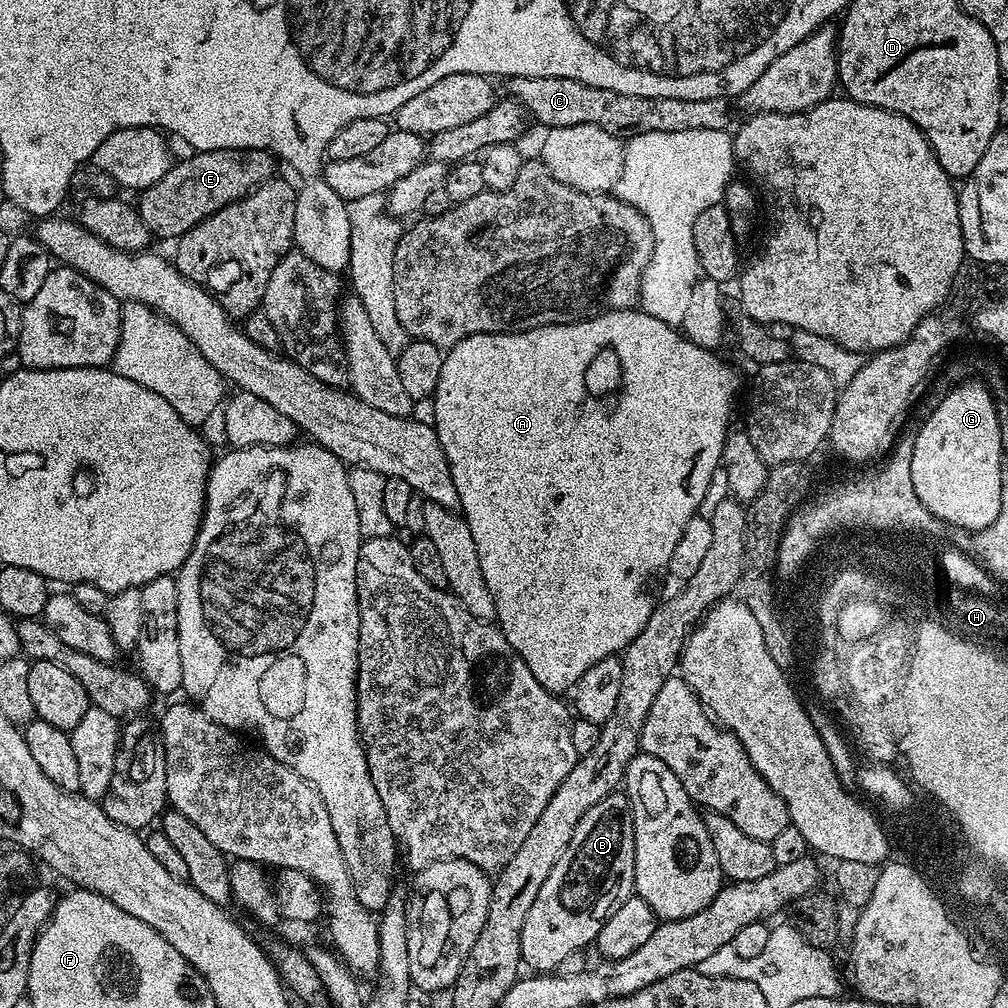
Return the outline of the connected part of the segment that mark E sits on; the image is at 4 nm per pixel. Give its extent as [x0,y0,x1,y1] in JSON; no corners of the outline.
[138,150,278,242]

